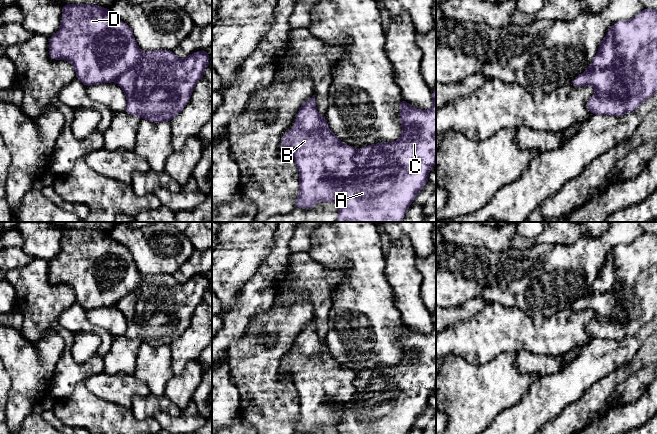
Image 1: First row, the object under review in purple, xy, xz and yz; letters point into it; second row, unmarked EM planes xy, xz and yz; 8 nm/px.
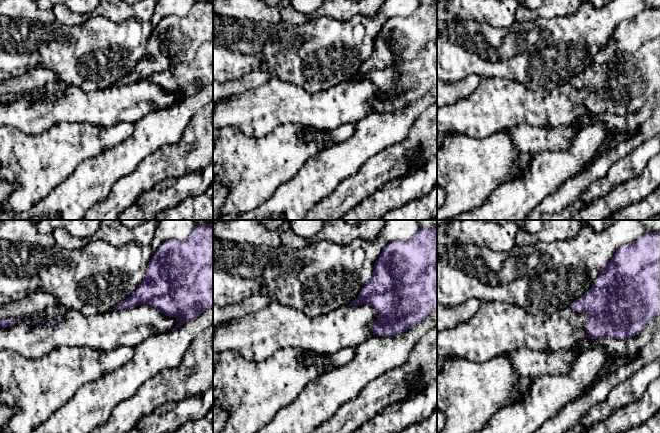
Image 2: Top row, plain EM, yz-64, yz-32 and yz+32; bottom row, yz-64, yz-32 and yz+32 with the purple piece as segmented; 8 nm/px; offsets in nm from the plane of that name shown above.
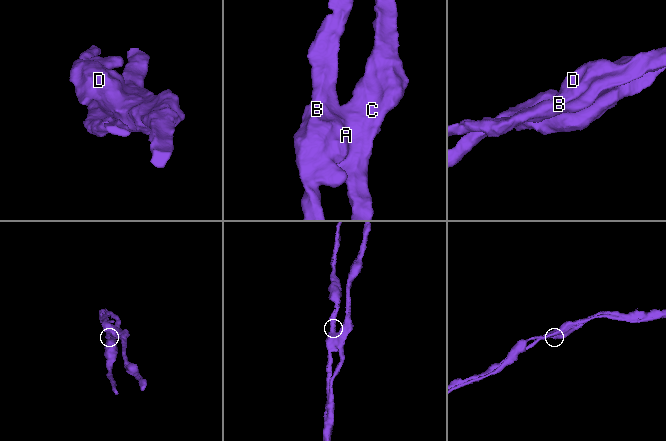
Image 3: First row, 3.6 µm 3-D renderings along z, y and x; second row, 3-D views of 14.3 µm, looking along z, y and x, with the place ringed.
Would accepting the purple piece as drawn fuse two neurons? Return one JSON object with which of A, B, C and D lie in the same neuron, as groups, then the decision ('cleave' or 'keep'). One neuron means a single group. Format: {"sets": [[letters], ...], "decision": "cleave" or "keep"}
{"sets": [["A", "C"], ["B", "D"]], "decision": "cleave"}

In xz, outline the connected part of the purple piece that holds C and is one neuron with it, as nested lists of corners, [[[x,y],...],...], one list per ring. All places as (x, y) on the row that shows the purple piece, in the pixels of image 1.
[[[436,88],[432,89],[432,107],[429,110],[413,108],[403,98],[400,101],[399,120],[402,133],[395,142],[379,142],[357,150],[355,170],[347,179],[342,198],[337,202],[336,222],[401,222],[418,193],[428,183],[429,172],[436,163]]]

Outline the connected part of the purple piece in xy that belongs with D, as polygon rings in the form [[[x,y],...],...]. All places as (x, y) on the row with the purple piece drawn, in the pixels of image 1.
[[[96,4],[62,5],[60,28],[49,38],[50,58],[70,62],[86,87],[116,82],[141,54],[130,26]]]

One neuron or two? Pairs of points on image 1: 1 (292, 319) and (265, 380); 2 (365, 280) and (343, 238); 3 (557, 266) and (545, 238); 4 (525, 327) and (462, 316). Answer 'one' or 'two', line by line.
1: one
2: one
3: two
4: two

